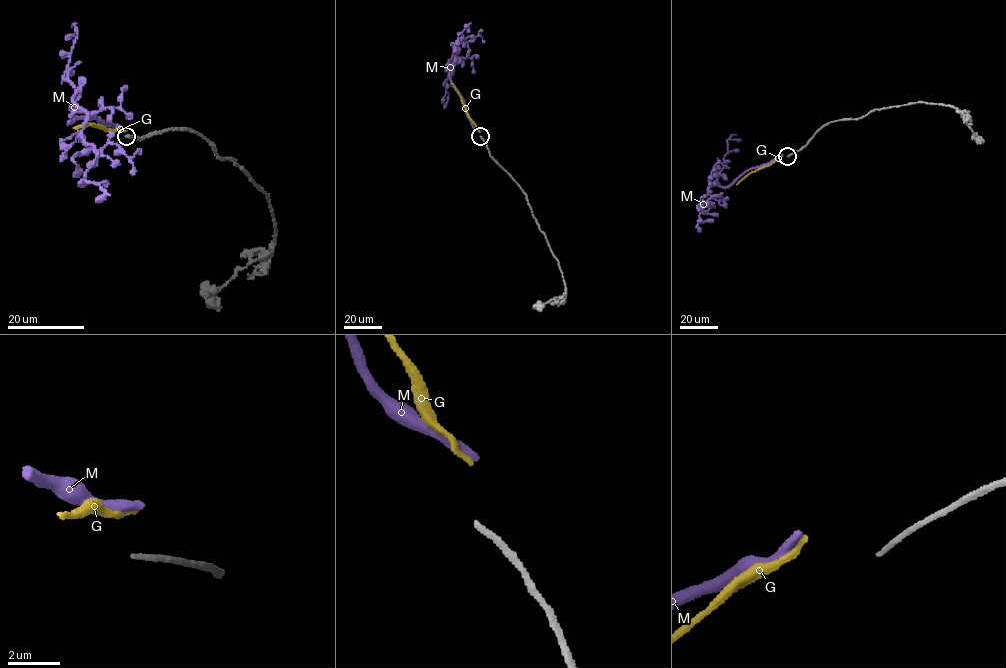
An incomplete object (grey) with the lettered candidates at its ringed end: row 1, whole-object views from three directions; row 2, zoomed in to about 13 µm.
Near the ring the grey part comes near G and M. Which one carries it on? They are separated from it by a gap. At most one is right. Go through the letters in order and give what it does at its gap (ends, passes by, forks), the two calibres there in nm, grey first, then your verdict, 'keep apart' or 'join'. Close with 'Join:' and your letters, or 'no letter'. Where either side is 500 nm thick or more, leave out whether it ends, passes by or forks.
G: it ends | 200/220 nm | join
M: it ends | 200/380 nm | keep apart
Join: G

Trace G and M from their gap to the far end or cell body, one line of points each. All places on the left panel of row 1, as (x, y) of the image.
G: (126, 130), (107, 130), (94, 123), (74, 127)
M: (127, 129), (95, 115), (71, 116), (85, 112), (80, 137), (97, 152), (85, 179), (104, 191), (95, 202)

